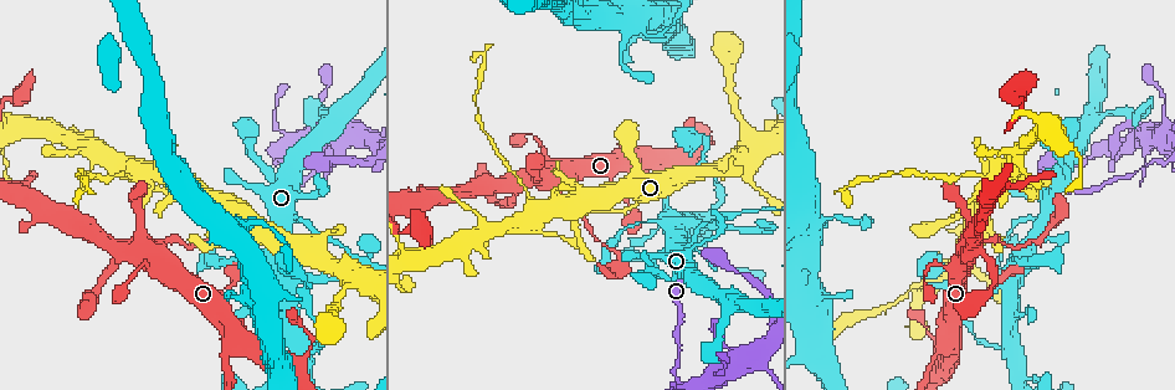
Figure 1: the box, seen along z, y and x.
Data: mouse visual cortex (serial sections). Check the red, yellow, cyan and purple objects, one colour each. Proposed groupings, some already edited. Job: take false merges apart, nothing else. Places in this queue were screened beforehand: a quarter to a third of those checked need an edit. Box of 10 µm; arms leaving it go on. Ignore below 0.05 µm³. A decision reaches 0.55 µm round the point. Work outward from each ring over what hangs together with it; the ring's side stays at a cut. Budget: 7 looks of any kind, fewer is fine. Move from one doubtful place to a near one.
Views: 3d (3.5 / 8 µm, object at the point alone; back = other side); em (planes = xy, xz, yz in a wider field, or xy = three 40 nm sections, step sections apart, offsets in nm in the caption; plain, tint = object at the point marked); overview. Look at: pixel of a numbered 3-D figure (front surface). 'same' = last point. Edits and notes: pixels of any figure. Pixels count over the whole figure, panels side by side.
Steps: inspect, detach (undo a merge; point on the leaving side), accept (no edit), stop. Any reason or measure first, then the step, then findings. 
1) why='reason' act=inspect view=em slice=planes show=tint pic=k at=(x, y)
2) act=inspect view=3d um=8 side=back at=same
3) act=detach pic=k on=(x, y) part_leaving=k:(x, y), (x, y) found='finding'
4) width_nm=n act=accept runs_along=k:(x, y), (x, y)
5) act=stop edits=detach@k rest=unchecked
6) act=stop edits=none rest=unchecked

act=inspect view=3d um=3.5 side=back pic=1 at=(673, 222)

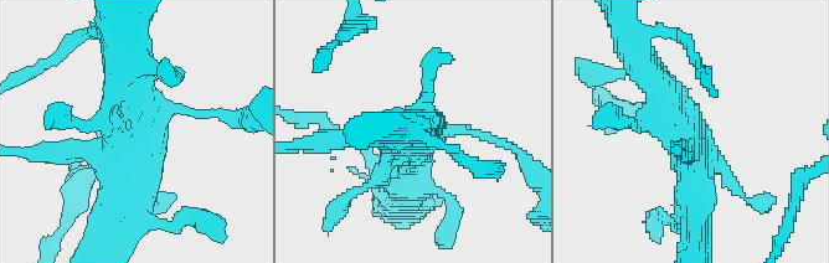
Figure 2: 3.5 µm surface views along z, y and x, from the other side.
act=inspect view=em slice=xy step=5 show=tint pic=2 at=(139, 133)

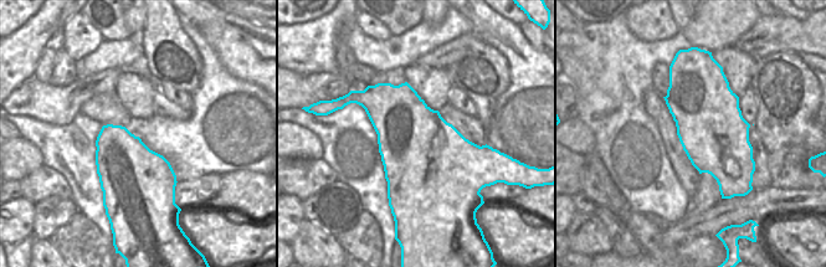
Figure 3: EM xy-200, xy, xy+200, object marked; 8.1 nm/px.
act=accept runs_along=2:(645, 67), (688, 128), (694, 215) found='all the same cell'

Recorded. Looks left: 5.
why='four-way junction' act=inspect view=3d um=3.5 pic=1 at=(735, 351)

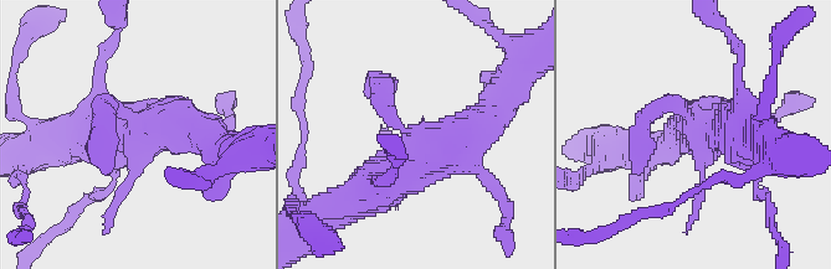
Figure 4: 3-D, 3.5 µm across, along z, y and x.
act=inspect view=em slice=xy step=3 show=tint pic=4 at=(413, 134)

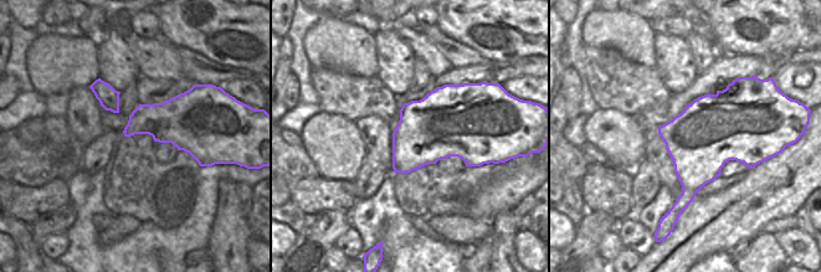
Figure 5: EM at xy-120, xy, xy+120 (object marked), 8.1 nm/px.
why='another direction' act=inspect view=em slice=xy step=1 show=tint at=same

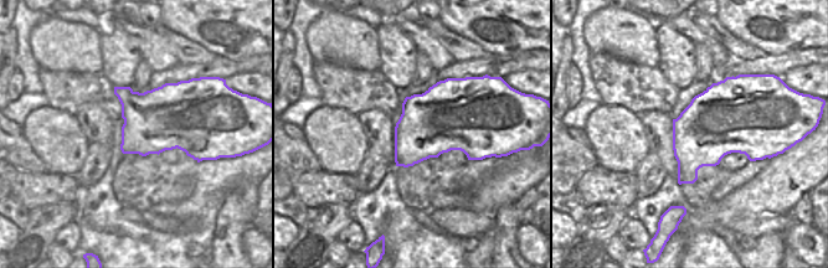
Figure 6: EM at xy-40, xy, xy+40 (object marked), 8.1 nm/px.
width_nm=500 act=accept runs_along=4:(362, 196), (457, 141), (499, 107) found='one cell here'

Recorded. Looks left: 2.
why='sudden change in width' act=inspect view=3d um=3.5 pic=1 at=(125, 176)

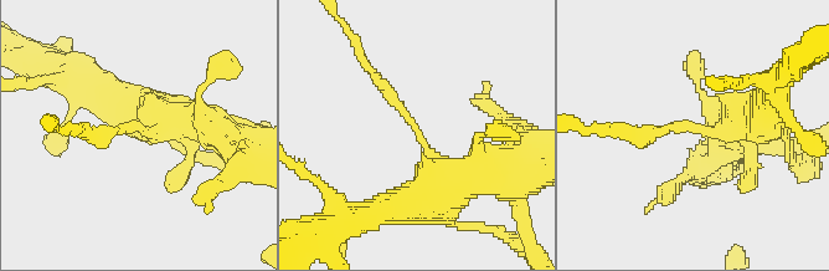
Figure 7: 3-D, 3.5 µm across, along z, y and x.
act=inspect view=em slice=xy step=1 show=tint pic=7 at=(137, 128)

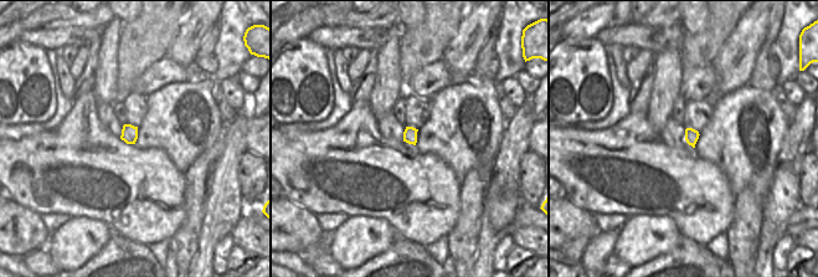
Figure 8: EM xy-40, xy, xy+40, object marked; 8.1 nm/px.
arm_widths_nm=150,450 act=detach pic=7 on=(674, 127) found='two cells meet here'

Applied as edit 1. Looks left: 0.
act=stop edits=detach@7 rest=unchecked

